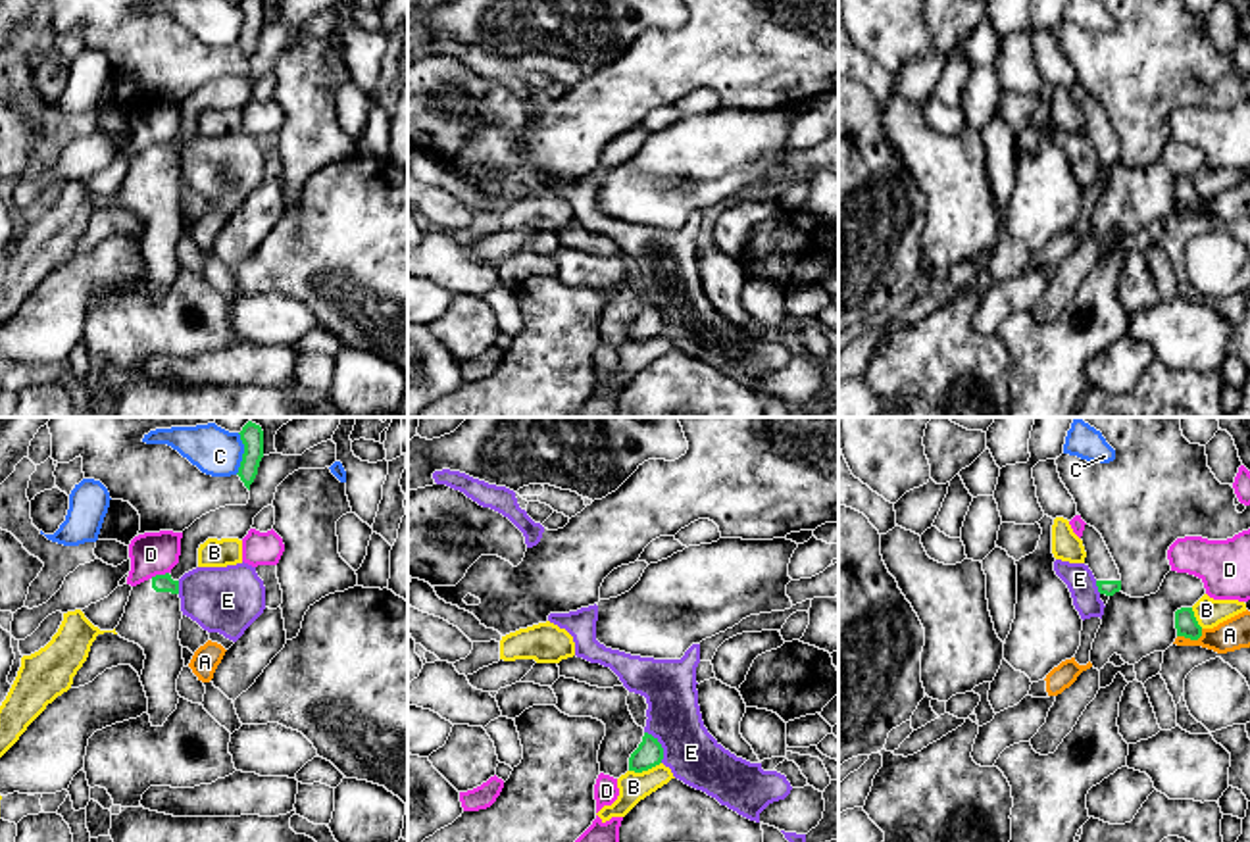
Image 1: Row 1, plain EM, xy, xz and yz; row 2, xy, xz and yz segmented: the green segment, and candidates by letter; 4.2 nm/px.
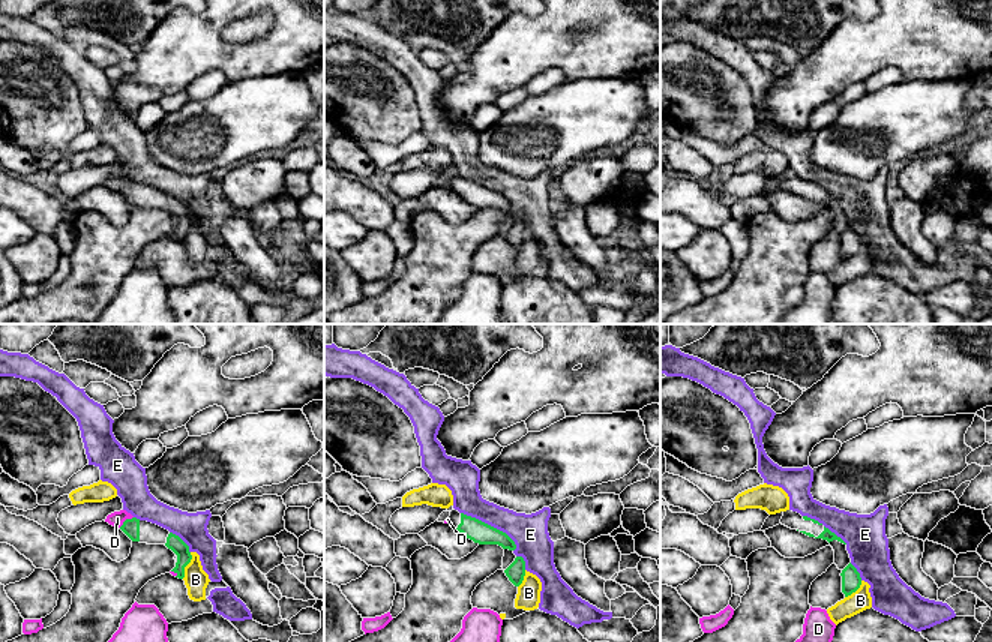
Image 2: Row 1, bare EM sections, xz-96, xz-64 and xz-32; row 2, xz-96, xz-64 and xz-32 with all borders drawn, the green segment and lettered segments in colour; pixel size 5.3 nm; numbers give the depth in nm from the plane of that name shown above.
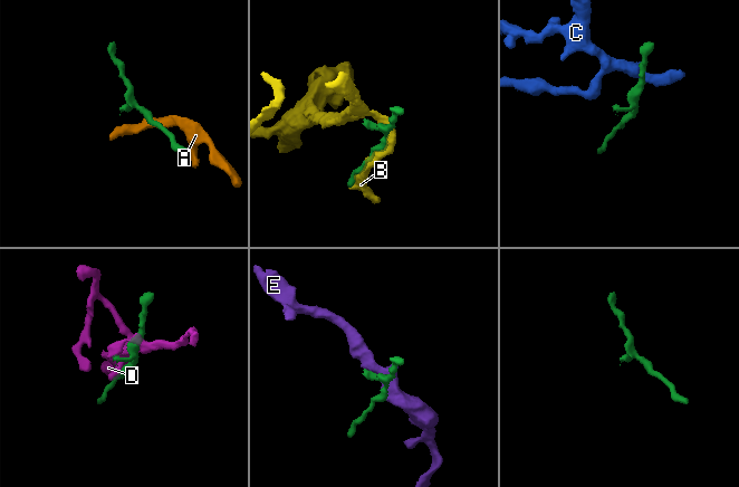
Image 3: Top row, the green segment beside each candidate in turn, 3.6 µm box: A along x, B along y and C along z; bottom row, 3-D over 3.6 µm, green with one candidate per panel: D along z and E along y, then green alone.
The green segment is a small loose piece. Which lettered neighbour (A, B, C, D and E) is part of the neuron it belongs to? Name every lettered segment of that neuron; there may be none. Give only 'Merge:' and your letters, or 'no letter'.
Merge: no letter

